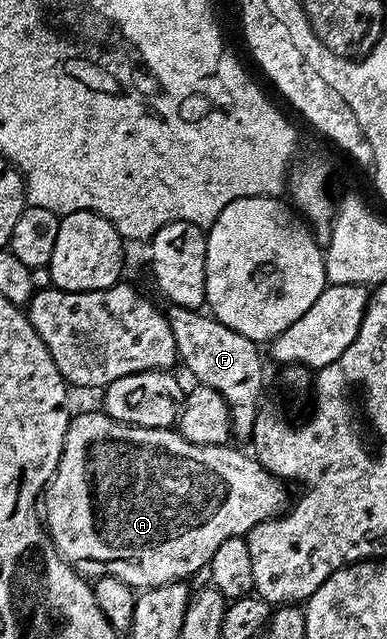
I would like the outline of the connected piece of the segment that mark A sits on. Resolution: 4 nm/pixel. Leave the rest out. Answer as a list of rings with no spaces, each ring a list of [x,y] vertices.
[[[104,411],[81,412],[72,417],[69,421],[69,429],[63,442],[63,454],[59,458],[57,468],[53,472],[53,478],[47,485],[49,497],[45,500],[45,514],[43,523],[53,538],[53,544],[64,559],[70,562],[77,560],[98,560],[101,564],[109,564],[103,568],[104,575],[119,578],[134,590],[146,588],[158,588],[161,584],[175,584],[188,581],[188,576],[193,576],[197,571],[204,569],[209,559],[227,542],[236,536],[244,537],[254,528],[256,524],[262,524],[264,520],[272,520],[282,515],[281,503],[285,500],[285,488],[278,477],[270,474],[261,463],[252,455],[244,456],[241,452],[232,452],[225,444],[192,444],[182,438],[181,433],[168,428],[147,428],[144,429],[145,445],[141,453],[136,456],[129,452],[124,456],[125,444],[121,439],[125,436],[126,429],[117,420],[106,416]]]

